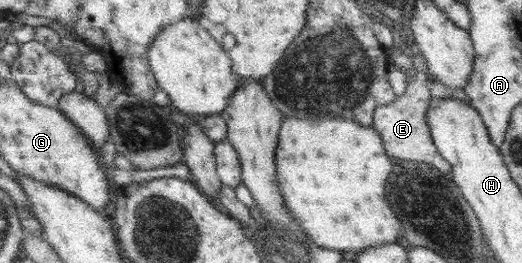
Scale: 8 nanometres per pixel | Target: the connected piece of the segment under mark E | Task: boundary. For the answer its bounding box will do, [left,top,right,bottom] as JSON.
[374,72,452,172]

